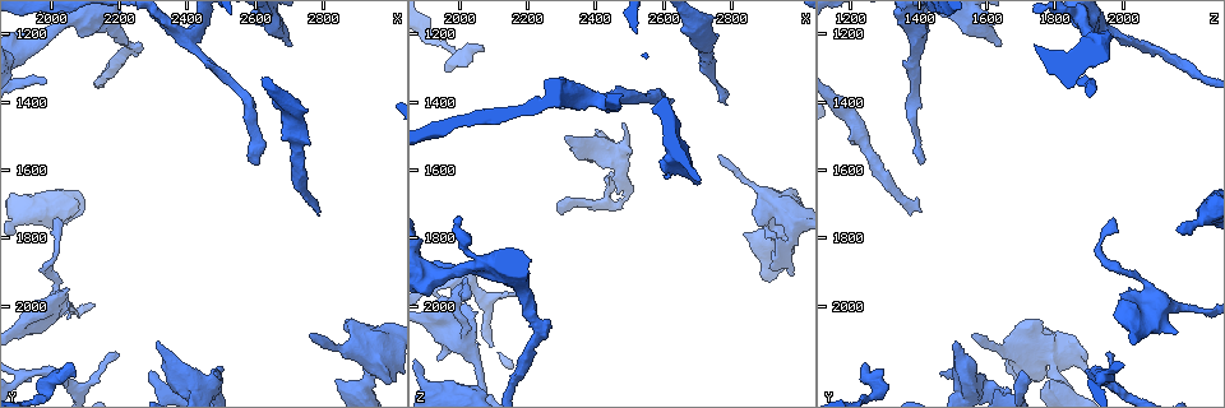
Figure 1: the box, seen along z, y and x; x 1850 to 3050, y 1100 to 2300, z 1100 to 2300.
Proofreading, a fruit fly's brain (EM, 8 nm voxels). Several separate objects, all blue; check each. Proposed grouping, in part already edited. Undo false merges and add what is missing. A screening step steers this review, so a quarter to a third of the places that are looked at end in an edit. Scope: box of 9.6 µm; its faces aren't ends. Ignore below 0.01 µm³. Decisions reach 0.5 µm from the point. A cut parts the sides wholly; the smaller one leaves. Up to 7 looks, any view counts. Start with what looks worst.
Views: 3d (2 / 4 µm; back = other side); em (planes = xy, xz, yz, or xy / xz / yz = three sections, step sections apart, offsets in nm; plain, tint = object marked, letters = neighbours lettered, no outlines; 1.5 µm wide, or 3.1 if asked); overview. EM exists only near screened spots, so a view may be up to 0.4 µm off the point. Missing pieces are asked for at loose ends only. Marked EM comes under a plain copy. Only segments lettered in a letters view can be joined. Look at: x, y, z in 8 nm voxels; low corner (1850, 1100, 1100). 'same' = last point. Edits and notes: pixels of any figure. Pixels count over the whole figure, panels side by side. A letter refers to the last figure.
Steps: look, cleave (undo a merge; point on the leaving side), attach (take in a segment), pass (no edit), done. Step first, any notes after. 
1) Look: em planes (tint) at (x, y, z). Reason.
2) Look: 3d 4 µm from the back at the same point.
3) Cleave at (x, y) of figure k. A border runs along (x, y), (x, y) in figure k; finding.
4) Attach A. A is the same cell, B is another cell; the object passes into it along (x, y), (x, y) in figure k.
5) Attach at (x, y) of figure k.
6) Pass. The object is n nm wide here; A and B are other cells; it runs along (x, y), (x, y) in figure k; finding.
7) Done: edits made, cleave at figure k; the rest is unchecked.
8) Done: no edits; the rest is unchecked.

Look: em planes (tint) at (2780, 1730, 1410). Tapers out.

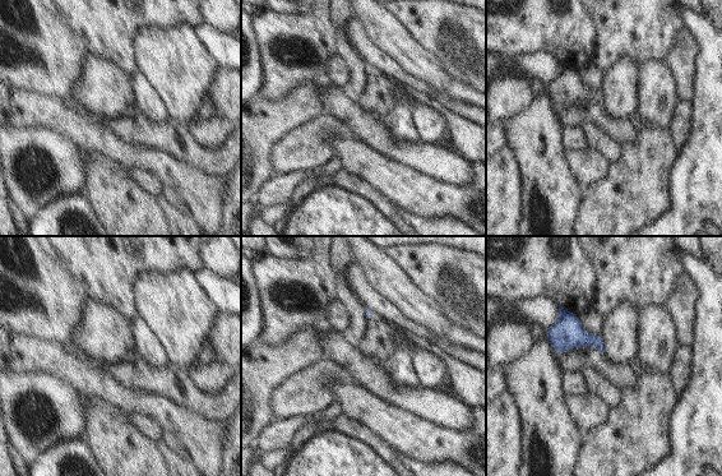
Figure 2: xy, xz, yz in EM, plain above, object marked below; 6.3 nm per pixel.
Look: em planes (letters) at the same point. What lies round it.

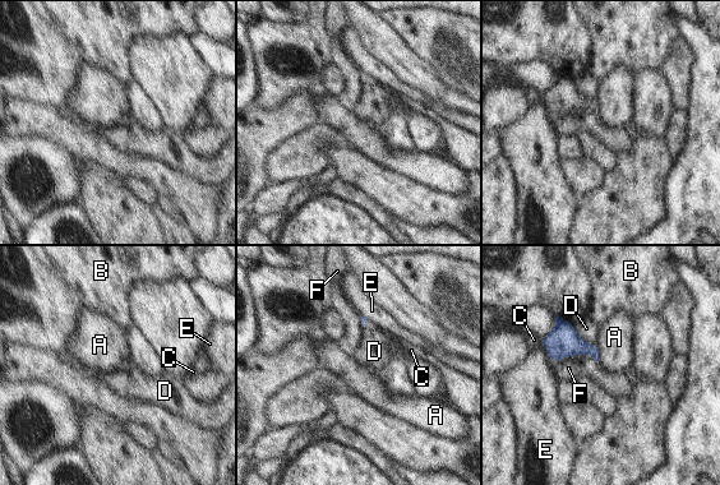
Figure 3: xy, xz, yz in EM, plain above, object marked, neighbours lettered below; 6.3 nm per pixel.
Pass. A, B, C, D, E and F are other cells; a border runs along (596, 345), (599, 360) in figure 3; none of them fits.

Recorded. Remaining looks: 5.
Look: 3d 4 µm at (2090, 1200, 1900). Branch stops here.

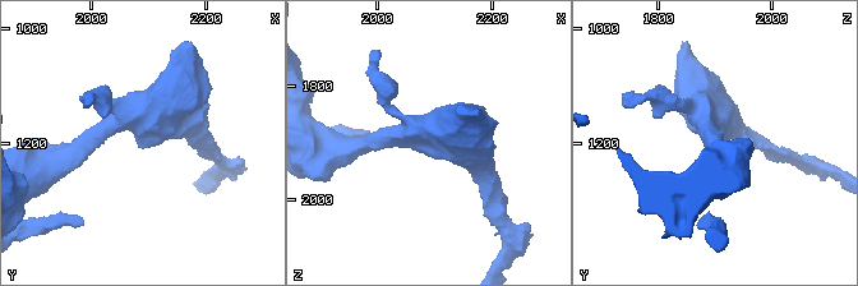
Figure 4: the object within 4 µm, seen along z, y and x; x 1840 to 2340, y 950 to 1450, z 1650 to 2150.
Look: em planes (letters) at (2085, 1215, 1910).

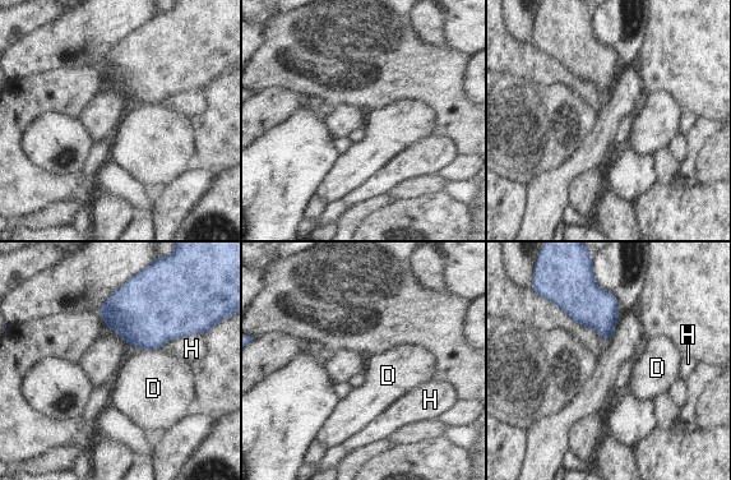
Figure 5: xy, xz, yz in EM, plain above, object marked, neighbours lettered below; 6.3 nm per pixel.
Pass. D and H are other cells; a border runs along (160, 349), (142, 350) in figure 5; none of them fits.

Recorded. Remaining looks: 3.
Look: em xz step 4 (letters) at (2610, 1580, 1400). Long arm stops here.

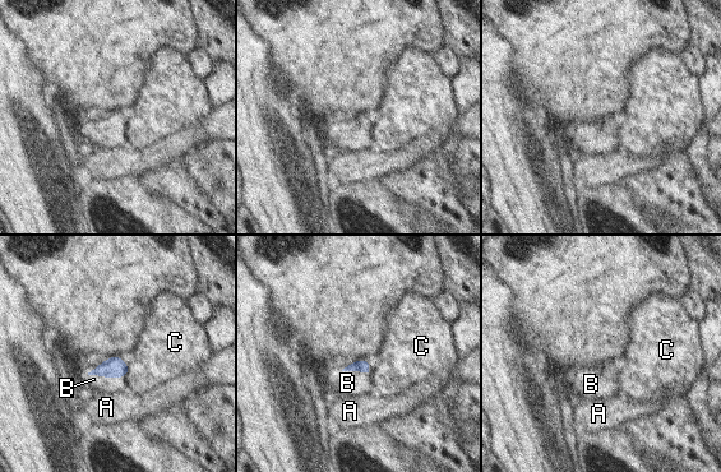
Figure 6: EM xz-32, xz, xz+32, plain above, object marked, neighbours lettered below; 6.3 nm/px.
Attach B. B is the same cell, A and C are other cells; the object passes into it along (112, 368), (107, 376), (102, 384) in figure 6; the neuron continues.

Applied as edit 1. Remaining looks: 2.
Done: edits made, attach at figure 6; the rest is unchecked.

